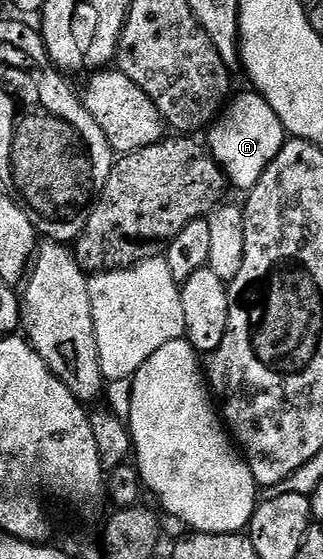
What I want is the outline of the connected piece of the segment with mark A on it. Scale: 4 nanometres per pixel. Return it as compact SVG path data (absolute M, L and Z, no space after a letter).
M255 91L247 92L236 101L234 99L221 112L206 135L207 148L219 163L225 178L231 186L233 184L244 193L257 185L262 172L270 165L274 156L278 155L278 151L288 139L287 130L264 97Z

